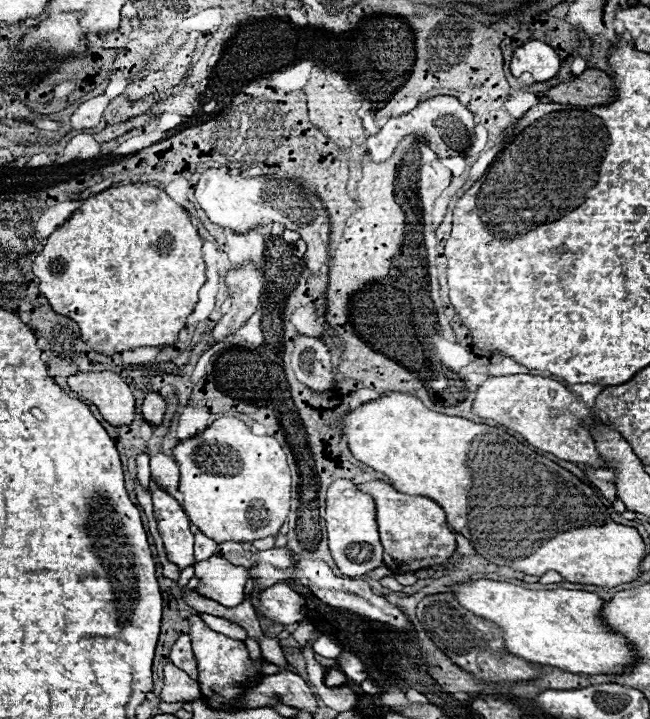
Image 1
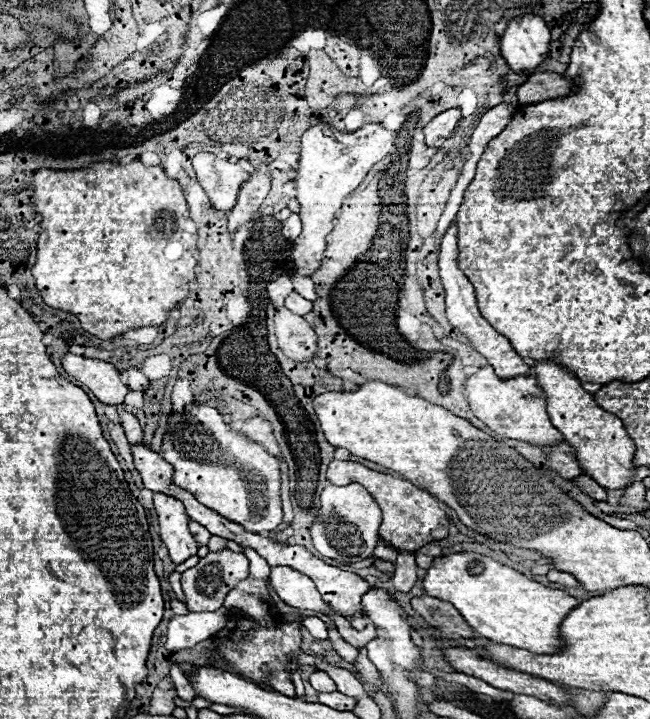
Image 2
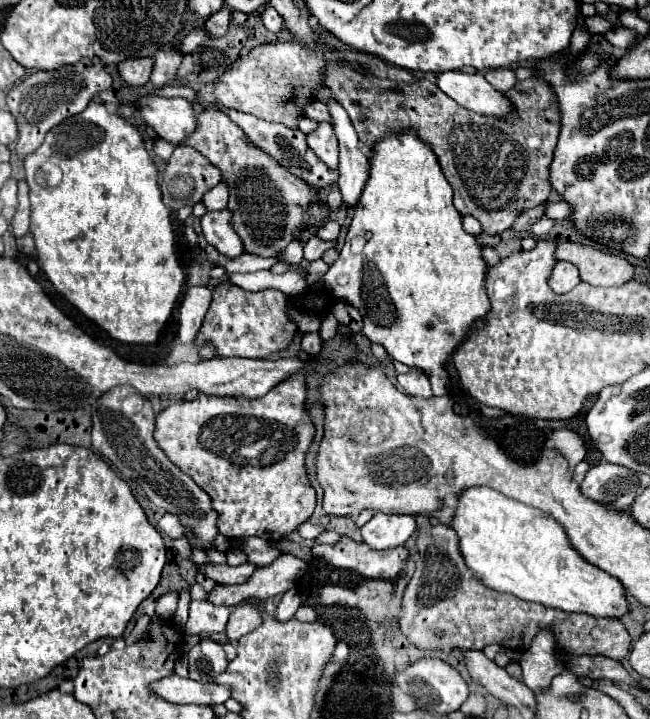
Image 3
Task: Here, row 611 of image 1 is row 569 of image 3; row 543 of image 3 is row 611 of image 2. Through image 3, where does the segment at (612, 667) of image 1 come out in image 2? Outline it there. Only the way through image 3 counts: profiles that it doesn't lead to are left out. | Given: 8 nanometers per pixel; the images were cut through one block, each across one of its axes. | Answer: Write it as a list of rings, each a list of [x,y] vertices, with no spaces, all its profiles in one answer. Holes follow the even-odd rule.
[[[452,552],[434,558],[424,576],[424,592],[450,602],[484,638],[534,654],[552,654],[560,648],[560,624],[578,600],[564,590],[542,586],[522,572],[476,552]]]

